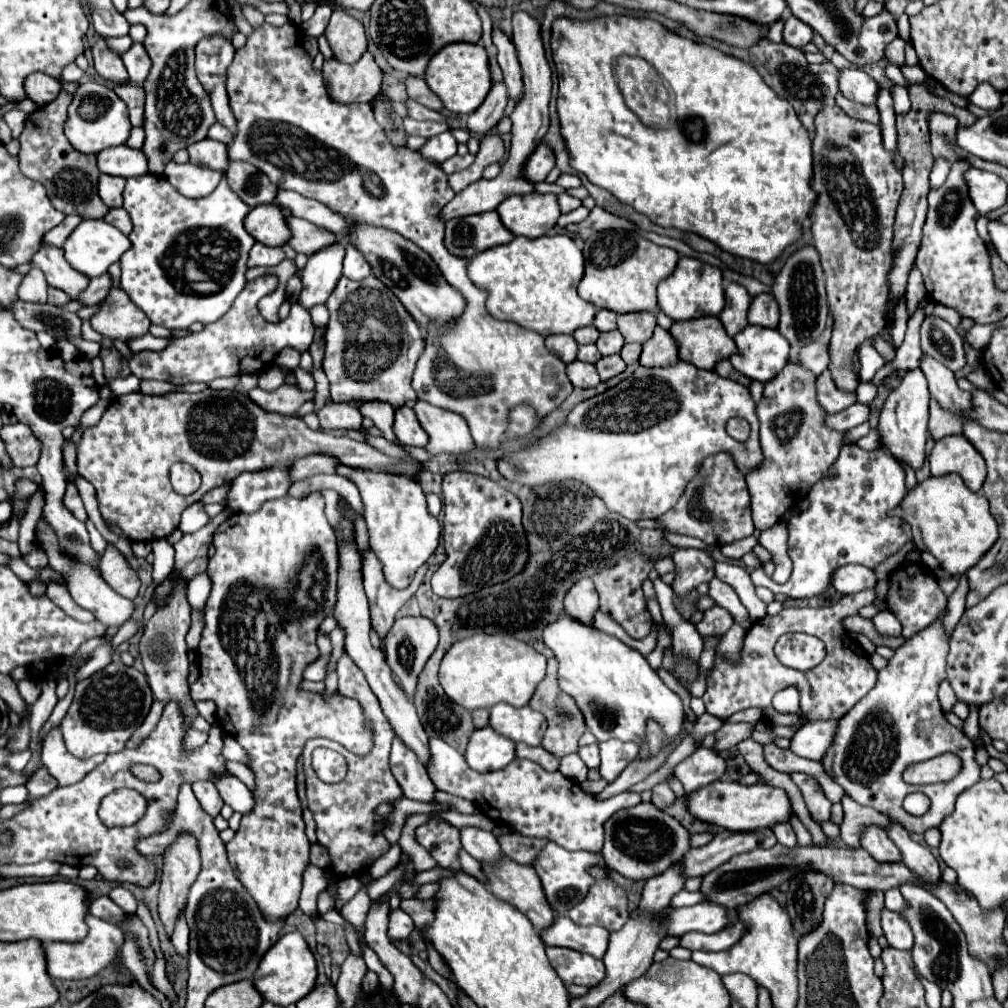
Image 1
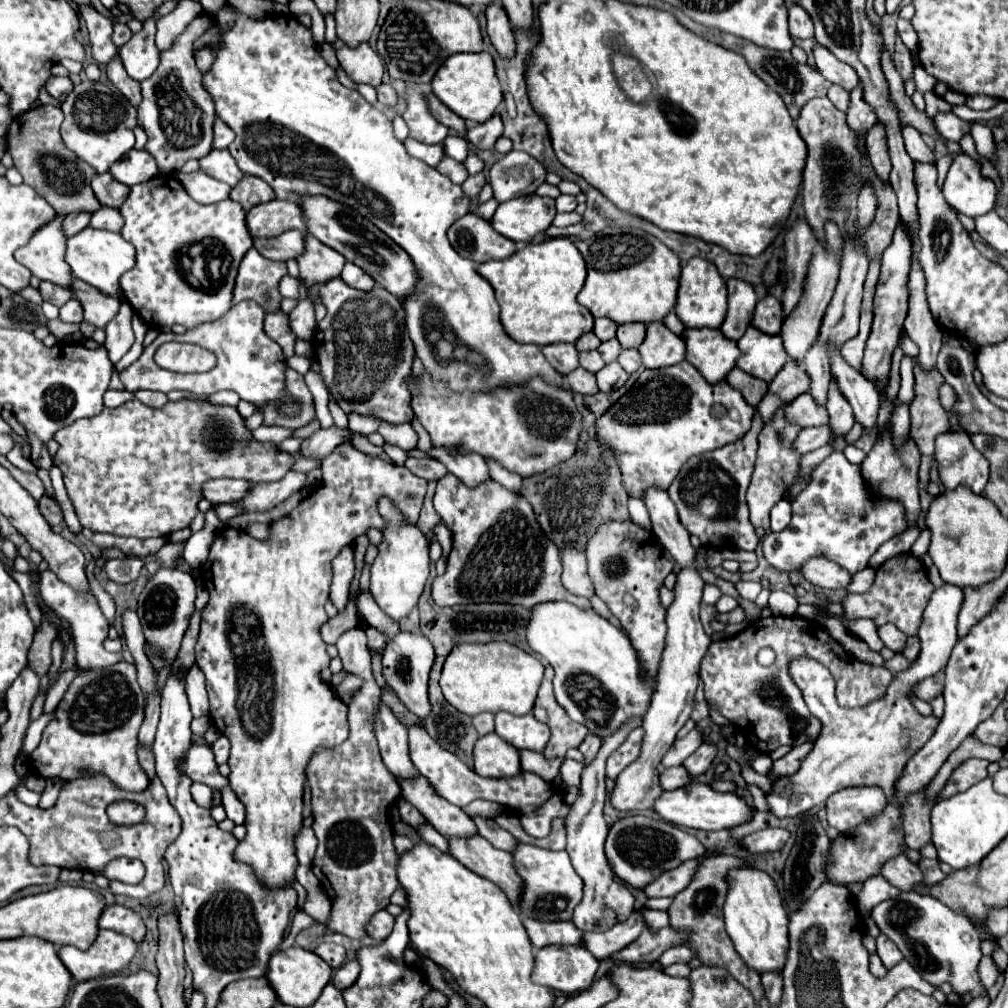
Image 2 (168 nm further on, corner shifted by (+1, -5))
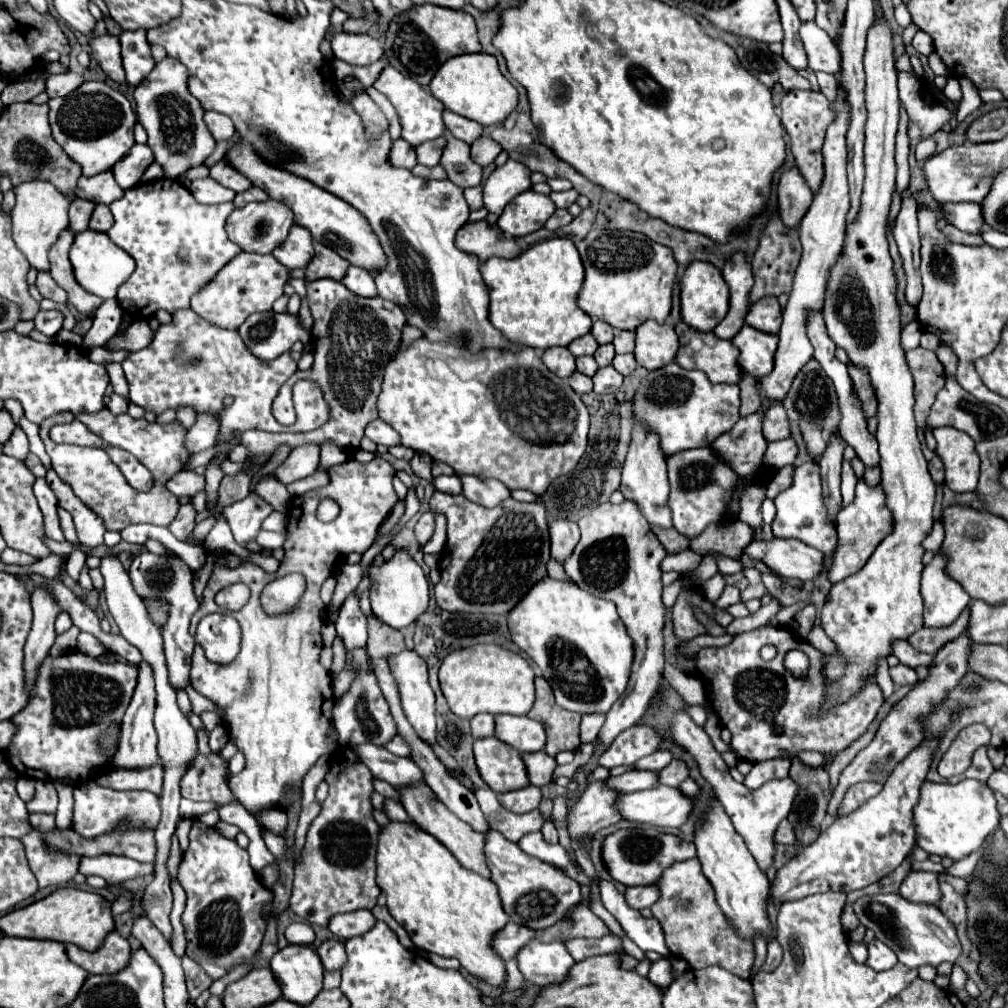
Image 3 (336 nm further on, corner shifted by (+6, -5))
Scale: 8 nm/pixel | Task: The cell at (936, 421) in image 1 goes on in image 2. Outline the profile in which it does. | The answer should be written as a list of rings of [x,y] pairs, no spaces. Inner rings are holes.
[[[913,366],[915,372],[915,398],[911,400],[911,438],[923,456],[933,456],[935,436],[949,432],[949,414],[939,402],[939,386],[943,376],[937,368],[927,372]]]

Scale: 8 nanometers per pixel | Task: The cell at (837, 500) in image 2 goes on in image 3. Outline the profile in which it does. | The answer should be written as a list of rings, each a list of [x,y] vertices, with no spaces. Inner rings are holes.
[[[808,462],[796,468],[794,474],[794,484],[780,492],[774,500],[776,504],[776,518],[772,522],[772,532],[774,538],[796,538],[806,542],[808,546],[818,548],[824,554],[834,554],[838,548],[838,532],[836,532],[836,524],[834,520],[830,520],[828,516],[828,508],[824,504],[822,498],[822,476],[820,476],[820,468],[816,462]]]

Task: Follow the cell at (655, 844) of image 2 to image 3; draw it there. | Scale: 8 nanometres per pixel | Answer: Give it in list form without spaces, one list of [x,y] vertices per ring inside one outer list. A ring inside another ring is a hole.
[[[654,826],[646,828],[622,828],[606,836],[602,844],[602,860],[616,882],[624,886],[648,886],[662,876],[662,872],[680,860],[690,860],[696,856],[696,846],[674,834],[660,832]]]

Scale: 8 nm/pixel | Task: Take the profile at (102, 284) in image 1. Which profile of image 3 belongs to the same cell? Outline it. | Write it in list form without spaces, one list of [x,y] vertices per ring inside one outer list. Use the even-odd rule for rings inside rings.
[[[58,310],[38,312],[36,318],[34,318],[34,328],[52,338],[62,330],[62,320],[64,320],[64,314],[58,312]]]

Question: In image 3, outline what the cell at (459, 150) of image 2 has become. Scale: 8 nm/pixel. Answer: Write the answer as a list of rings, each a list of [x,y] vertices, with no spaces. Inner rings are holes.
[[[440,136],[438,140],[430,140],[430,142],[422,144],[422,146],[418,146],[416,148],[418,162],[424,164],[424,166],[430,166],[430,168],[436,166],[440,162],[440,156],[442,156],[444,148],[446,148],[446,138],[444,136]]]

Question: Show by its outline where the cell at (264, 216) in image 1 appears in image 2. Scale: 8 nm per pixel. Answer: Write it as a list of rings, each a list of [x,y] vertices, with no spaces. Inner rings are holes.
[[[285,232],[277,238],[267,240],[255,240],[255,248],[269,260],[281,260],[287,262],[291,258],[297,258],[305,252],[305,232]]]

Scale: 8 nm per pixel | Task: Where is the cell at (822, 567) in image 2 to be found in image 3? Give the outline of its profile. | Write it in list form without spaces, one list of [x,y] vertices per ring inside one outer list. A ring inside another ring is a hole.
[[[772,538],[770,542],[754,540],[744,548],[744,554],[762,560],[770,570],[782,576],[800,578],[804,582],[814,580],[824,572],[824,554],[794,538]]]

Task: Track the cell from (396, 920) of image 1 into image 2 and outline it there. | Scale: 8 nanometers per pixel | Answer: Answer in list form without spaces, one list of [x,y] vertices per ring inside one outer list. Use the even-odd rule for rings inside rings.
[[[387,910],[375,912],[375,916],[371,916],[371,920],[367,924],[367,936],[375,938],[375,940],[387,938],[389,932],[393,930],[393,922],[395,922],[395,918]]]

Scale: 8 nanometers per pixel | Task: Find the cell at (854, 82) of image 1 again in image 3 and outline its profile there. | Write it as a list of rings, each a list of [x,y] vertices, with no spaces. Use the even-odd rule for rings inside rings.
[[[814,22],[802,24],[800,38],[808,54],[808,66],[814,72],[828,72],[828,74],[840,72],[840,52],[822,28],[818,28]]]

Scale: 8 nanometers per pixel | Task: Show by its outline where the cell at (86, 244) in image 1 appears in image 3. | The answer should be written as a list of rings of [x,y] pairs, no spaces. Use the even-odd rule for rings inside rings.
[[[86,230],[74,236],[72,248],[70,248],[70,262],[74,268],[74,276],[76,282],[90,294],[96,294],[104,300],[108,298],[116,298],[118,288],[126,282],[126,278],[130,278],[130,274],[134,272],[134,260],[122,250],[118,248],[108,234],[96,232],[96,230]]]

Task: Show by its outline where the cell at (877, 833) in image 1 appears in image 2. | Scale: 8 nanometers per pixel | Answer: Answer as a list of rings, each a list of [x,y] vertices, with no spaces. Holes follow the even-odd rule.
[[[895,856],[891,862],[883,864],[883,878],[889,880],[901,892],[913,892],[917,886],[923,886],[923,872],[907,856]]]

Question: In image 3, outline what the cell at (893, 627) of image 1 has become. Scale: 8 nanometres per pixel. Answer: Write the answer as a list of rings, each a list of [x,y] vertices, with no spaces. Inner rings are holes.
[[[894,640],[892,642],[892,654],[906,666],[916,668],[916,666],[928,666],[932,662],[932,654],[922,654],[914,650],[906,640]]]

